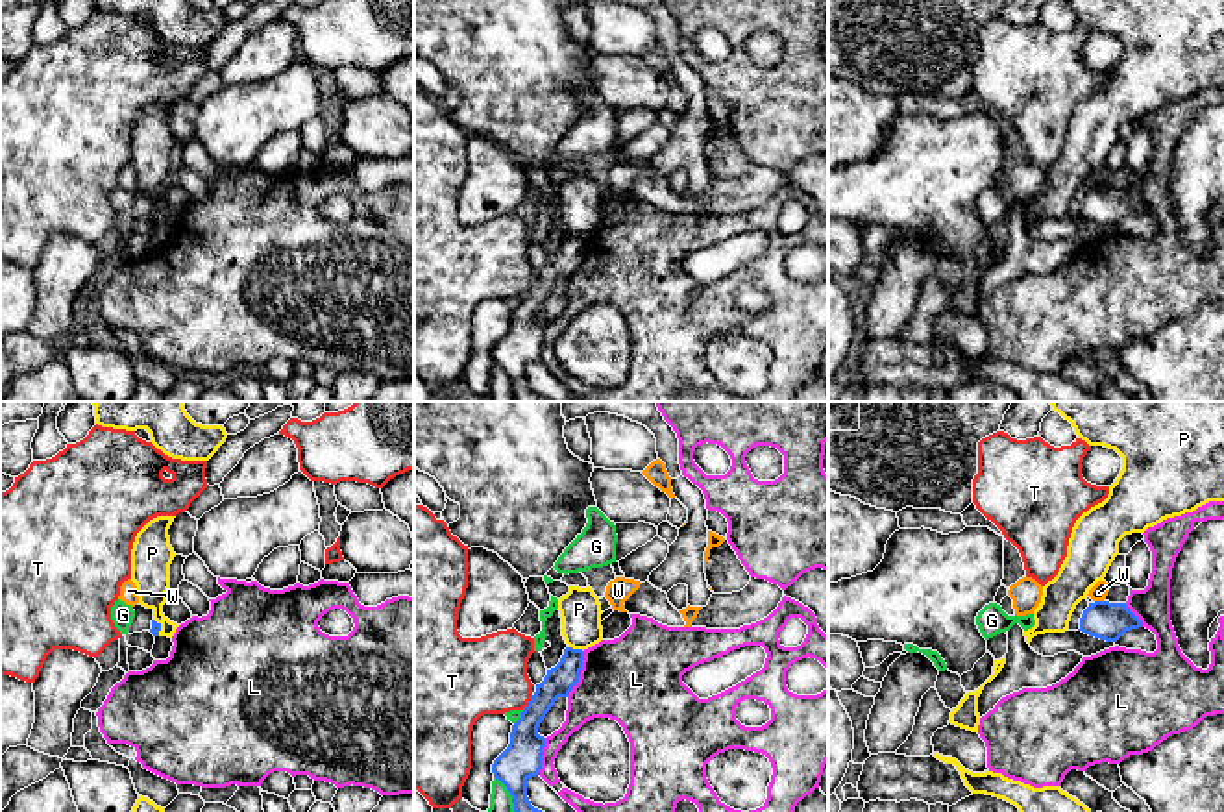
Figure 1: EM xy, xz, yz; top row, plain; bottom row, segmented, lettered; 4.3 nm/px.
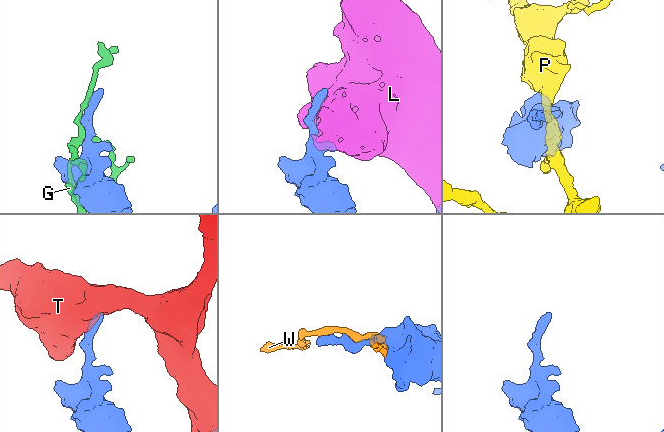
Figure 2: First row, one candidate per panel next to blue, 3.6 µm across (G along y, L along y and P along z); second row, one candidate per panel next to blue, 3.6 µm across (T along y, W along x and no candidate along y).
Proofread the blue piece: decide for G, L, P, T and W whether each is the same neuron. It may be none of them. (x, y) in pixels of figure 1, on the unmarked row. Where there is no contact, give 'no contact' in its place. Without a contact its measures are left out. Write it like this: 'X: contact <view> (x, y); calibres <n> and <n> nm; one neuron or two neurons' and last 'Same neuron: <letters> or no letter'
G: contact xz (511, 380); calibres 170 and 120 nm; two neurons
L: contact xz (579, 259); calibres 130 and 400 nm; two neurons
P: contact xz (575, 235); calibres 130 and 180 nm; two neurons
T: contact xz (529, 289); calibres 170 and 340 nm; two neurons
W: contact yz (1099, 187); calibres 170 and 70 nm; two neurons
Same neuron: no letter

